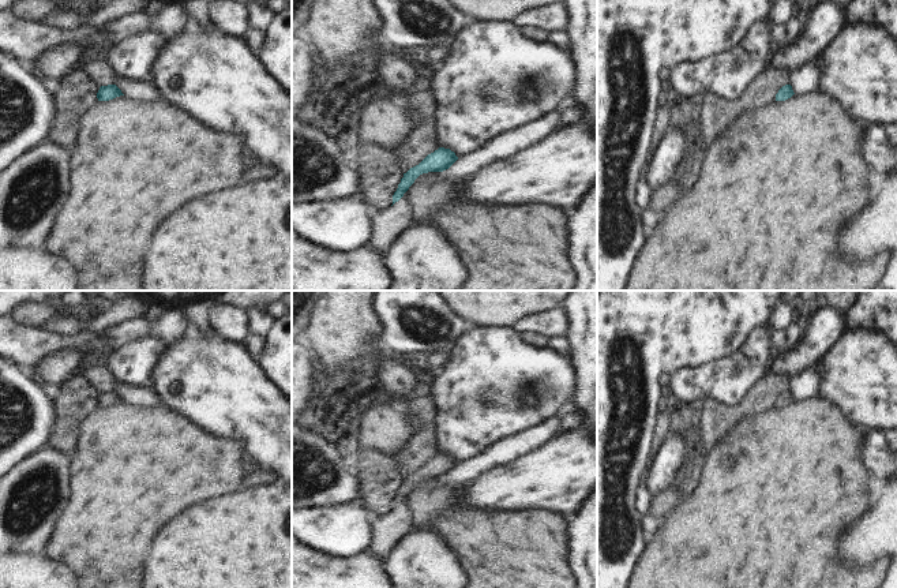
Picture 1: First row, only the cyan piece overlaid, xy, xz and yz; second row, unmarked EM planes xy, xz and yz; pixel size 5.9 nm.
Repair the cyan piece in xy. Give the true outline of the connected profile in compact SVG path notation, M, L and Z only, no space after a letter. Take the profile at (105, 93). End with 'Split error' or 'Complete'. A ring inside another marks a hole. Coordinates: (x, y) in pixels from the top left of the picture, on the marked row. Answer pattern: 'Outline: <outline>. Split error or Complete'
Outline: M116 85L101 86L97 93L98 101L109 101L120 95L124 95L124 94Z. Complete.

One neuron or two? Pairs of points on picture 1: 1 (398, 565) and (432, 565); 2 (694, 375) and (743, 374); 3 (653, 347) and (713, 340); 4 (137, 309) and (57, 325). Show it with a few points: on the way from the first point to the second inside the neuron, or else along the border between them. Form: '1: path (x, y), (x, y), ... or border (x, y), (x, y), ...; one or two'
1: path (406, 566), (416, 568), (424, 565); one
2: path (706, 375), (731, 375); one
3: path (668, 341), (698, 340); one
4: path (117, 311), (101, 322), (77, 322); one

